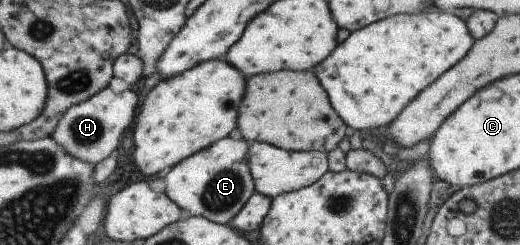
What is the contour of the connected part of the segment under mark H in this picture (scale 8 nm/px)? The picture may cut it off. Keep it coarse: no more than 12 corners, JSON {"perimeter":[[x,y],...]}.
{"perimeter":[[108,87],[63,115],[52,137],[101,163],[136,123],[137,93]]}

